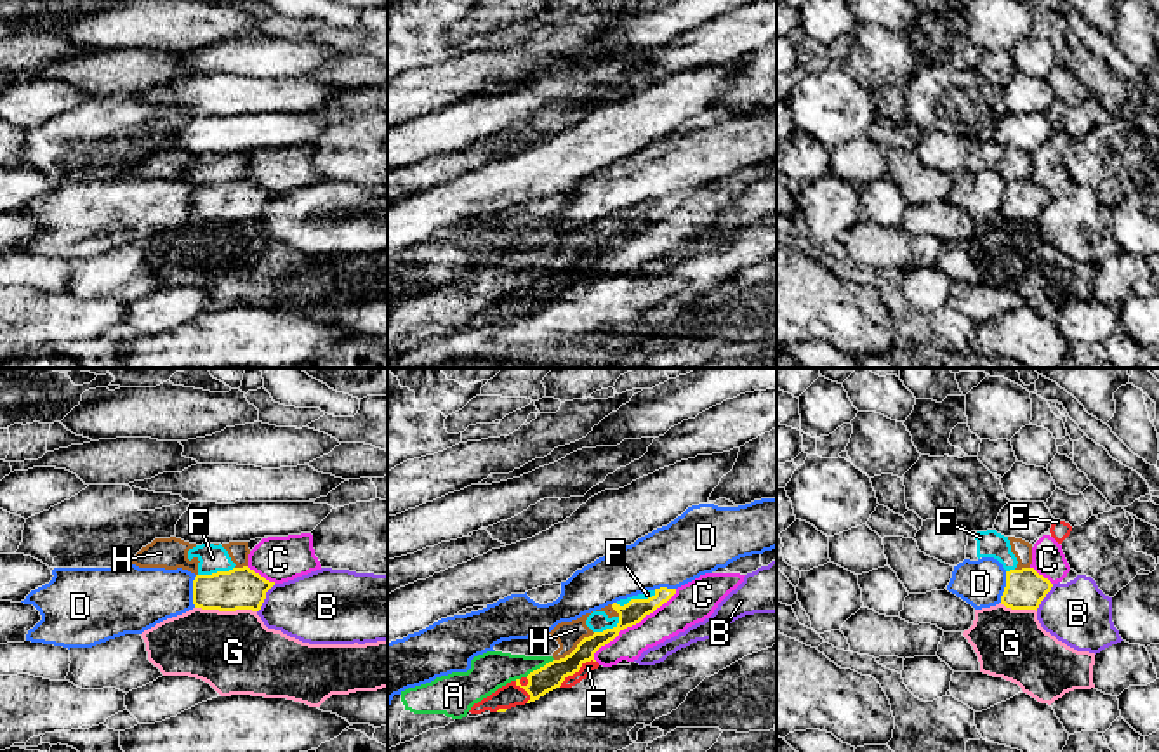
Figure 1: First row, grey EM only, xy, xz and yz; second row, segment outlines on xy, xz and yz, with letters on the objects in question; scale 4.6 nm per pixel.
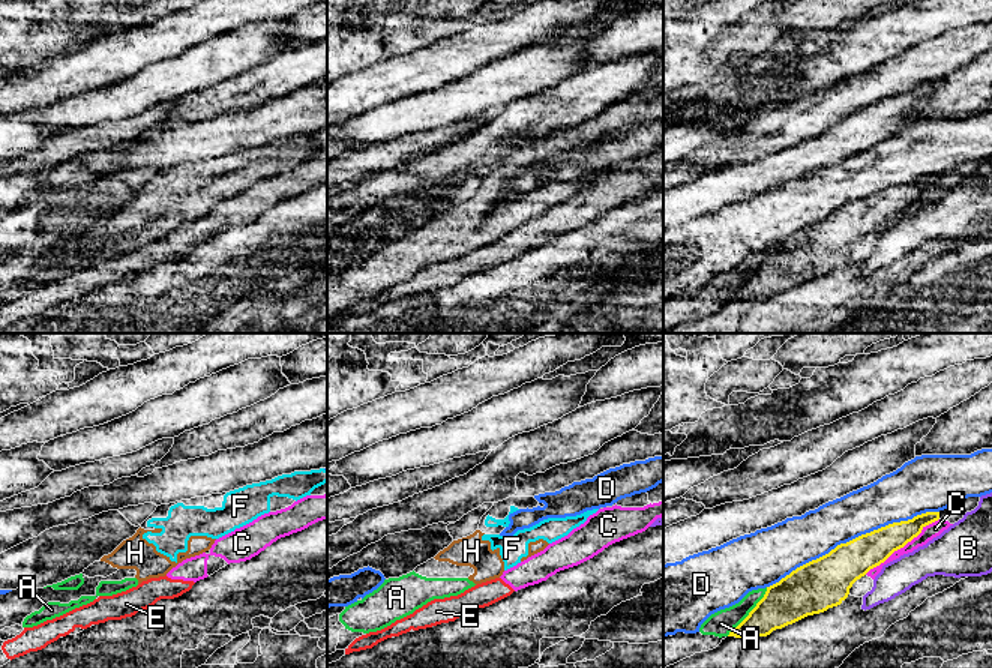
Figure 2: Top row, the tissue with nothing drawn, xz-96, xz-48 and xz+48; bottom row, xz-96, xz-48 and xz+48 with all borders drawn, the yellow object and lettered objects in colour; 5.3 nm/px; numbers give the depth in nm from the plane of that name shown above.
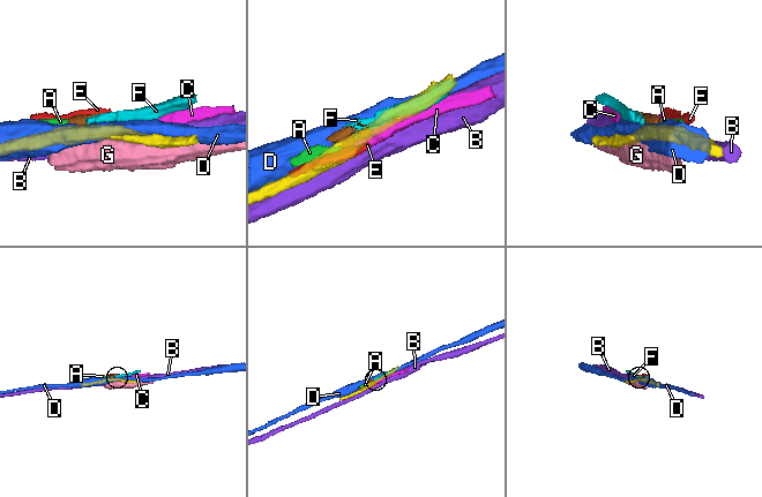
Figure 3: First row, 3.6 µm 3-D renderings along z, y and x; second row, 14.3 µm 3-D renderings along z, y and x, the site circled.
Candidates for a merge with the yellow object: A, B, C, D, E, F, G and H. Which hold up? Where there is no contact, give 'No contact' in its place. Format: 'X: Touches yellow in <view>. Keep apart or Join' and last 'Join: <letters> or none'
A: Touches yellow in xz. Keep apart
B: Touches yellow in xy. Keep apart
C: Touches yellow in xz. Keep apart
D: Touches yellow in xy. Keep apart
E: Touches yellow in xz. Keep apart
F: Touches yellow in xz. Keep apart
G: Touches yellow in xy. Keep apart
H: Touches yellow in xz. Keep apart
Join: none

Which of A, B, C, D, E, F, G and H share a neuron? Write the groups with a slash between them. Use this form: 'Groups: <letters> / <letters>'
Groups: A F H / B / C E / D / G

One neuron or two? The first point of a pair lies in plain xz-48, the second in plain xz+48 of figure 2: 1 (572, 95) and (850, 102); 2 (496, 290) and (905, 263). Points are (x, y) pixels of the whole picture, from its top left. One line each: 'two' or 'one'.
1: two
2: one

